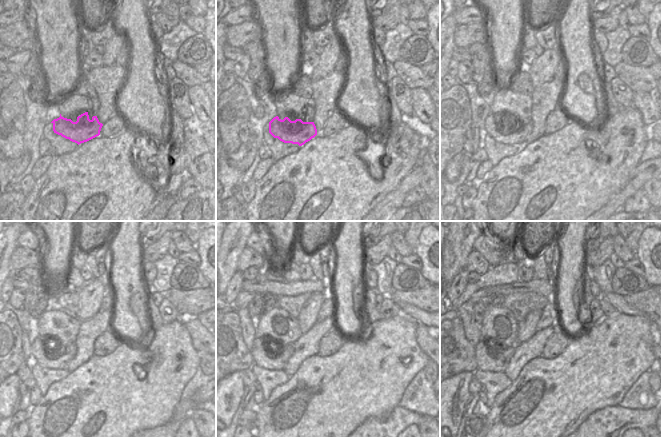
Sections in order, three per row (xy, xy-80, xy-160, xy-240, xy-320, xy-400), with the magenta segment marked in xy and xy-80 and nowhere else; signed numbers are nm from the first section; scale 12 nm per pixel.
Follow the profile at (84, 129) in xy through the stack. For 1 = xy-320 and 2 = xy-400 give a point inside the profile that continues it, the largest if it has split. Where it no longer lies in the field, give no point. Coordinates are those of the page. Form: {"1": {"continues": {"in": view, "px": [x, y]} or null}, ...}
{"1": {"continues": {"in": "xy-320", "px": [260, 352]}}, "2": {"continues": {"in": "xy-400", "px": [485, 361]}}}

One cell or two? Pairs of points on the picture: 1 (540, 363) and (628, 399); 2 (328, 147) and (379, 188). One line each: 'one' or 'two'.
1: two
2: one

